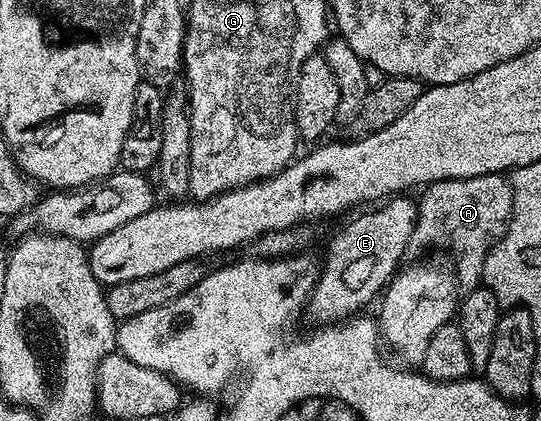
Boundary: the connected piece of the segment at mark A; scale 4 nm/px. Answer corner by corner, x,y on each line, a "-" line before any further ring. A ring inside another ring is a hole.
504,173
431,182
417,202
417,226
412,245
442,246
453,257
458,287
462,291
482,285
483,264
495,242
500,242
513,216
513,187

